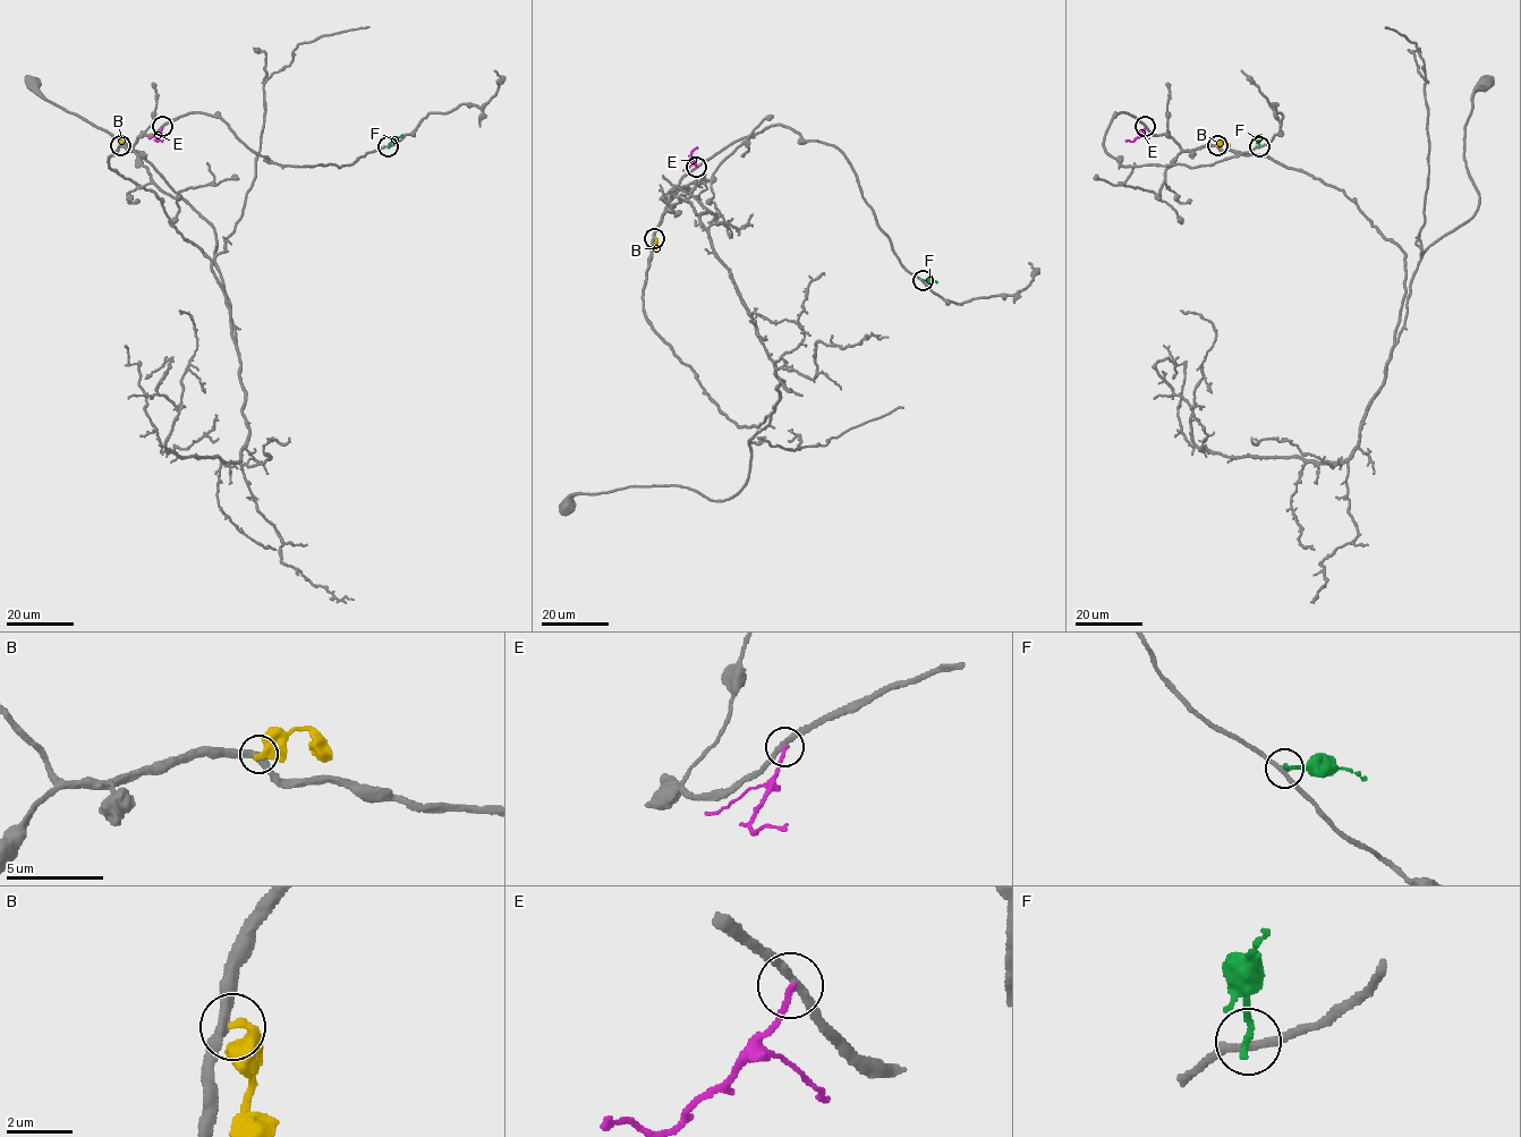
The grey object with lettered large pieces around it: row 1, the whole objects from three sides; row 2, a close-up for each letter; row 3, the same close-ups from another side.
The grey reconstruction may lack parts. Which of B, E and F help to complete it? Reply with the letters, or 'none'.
none

